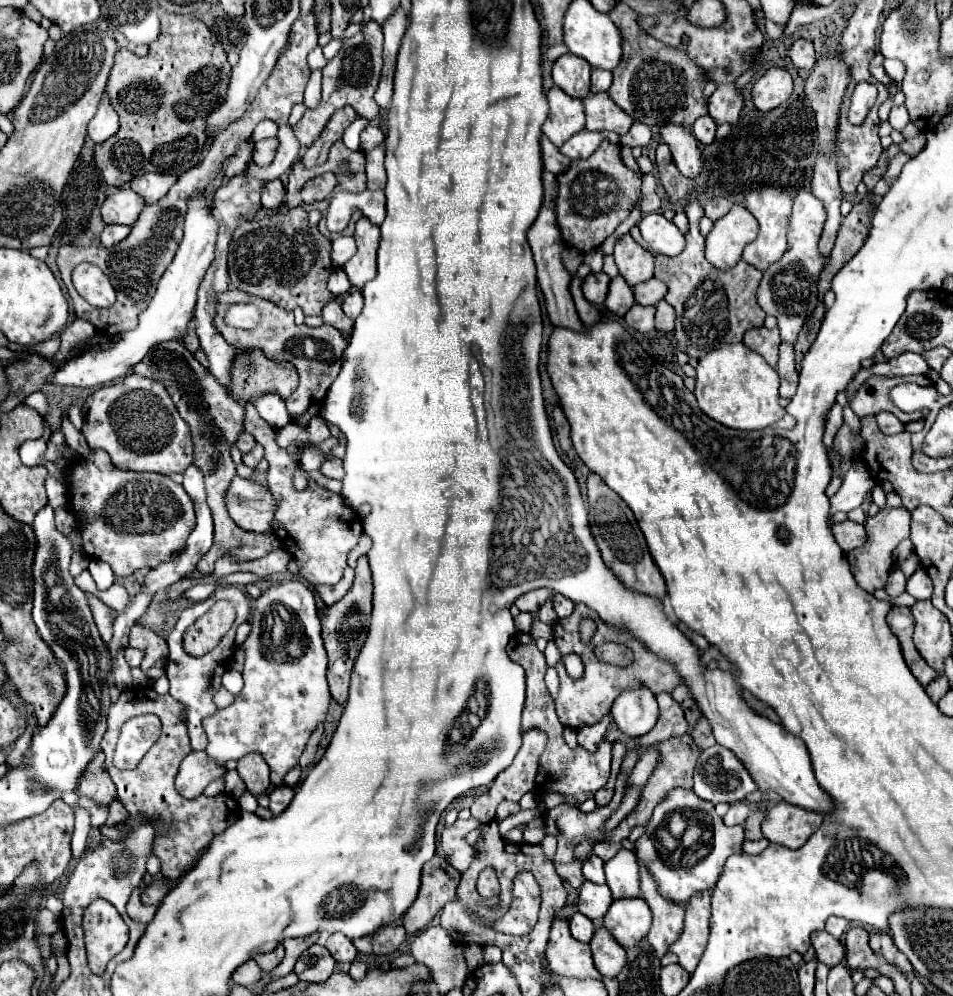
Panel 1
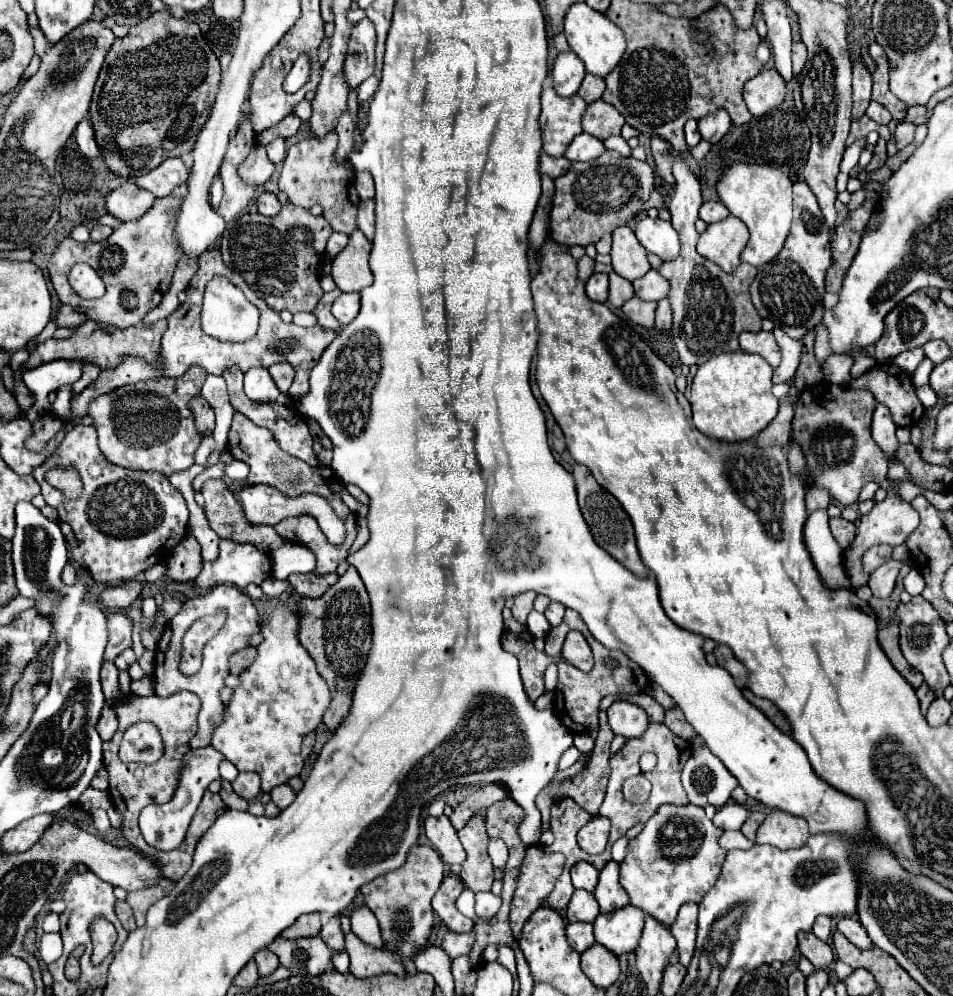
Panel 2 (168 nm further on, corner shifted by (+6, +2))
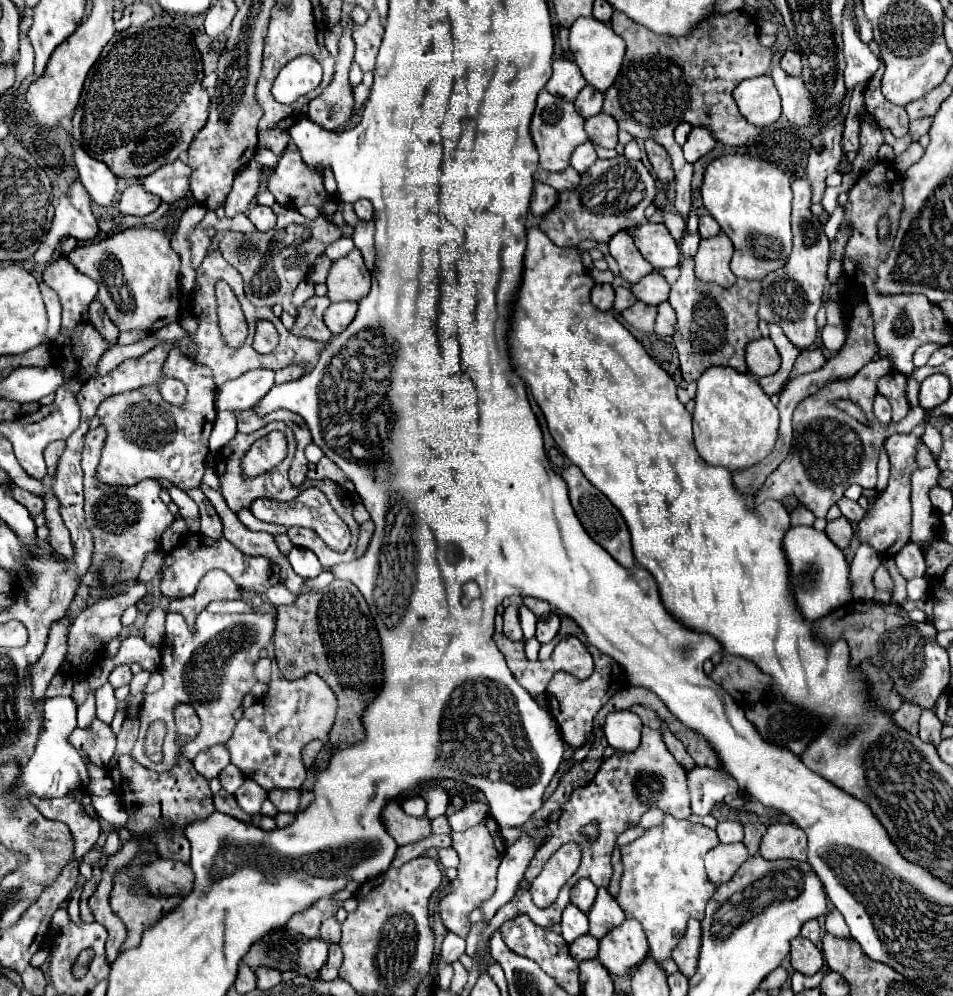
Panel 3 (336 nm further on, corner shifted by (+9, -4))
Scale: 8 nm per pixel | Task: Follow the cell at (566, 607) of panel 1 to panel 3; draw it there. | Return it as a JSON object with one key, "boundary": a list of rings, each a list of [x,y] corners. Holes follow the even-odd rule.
{"boundary":[[[548,614],[546,618],[540,618],[538,620],[538,628],[536,628],[536,638],[546,644],[550,642],[556,634],[558,634],[558,628],[560,628],[560,616],[558,614]]]}

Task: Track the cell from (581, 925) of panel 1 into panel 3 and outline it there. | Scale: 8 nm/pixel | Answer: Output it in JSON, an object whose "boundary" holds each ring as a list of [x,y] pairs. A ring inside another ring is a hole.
{"boundary":[[[584,934],[570,944],[570,956],[578,962],[596,958],[596,954],[598,954],[598,940],[590,934]]]}

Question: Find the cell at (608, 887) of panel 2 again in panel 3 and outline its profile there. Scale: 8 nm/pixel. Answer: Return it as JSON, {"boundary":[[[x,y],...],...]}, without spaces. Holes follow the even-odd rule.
{"boundary":[[[598,888],[596,902],[592,904],[592,908],[588,912],[590,934],[596,938],[602,938],[606,932],[610,932],[618,924],[622,924],[624,918],[626,916],[624,916],[622,908],[618,906],[616,898],[608,892],[608,888]]]}

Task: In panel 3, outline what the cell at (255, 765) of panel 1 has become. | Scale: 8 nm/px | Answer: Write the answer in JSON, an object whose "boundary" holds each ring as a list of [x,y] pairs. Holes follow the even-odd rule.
{"boundary":[[[250,778],[244,780],[244,784],[234,794],[238,806],[246,814],[260,814],[260,806],[266,800],[266,796],[268,796],[268,792],[262,786],[258,786],[254,780],[250,780]]]}

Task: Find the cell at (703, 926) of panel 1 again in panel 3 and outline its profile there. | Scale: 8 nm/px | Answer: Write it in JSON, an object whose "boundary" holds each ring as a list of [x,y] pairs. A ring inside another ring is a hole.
{"boundary":[[[690,920],[684,936],[672,950],[672,960],[678,964],[684,976],[692,976],[698,964],[698,948],[700,948],[700,920]]]}

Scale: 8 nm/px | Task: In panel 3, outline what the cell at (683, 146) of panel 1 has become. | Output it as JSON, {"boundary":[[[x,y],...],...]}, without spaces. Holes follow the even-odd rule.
{"boundary":[[[684,256],[680,278],[670,288],[670,306],[678,314],[674,346],[680,356],[684,380],[696,380],[710,366],[730,366],[734,356],[742,356],[748,342],[760,338],[758,330],[758,296],[760,282],[738,278],[734,286],[722,288],[712,282],[702,282],[694,276],[692,256]]]}

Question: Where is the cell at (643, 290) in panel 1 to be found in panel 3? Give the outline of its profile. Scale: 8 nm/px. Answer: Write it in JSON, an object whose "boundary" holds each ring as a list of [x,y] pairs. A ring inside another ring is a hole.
{"boundary":[[[652,272],[652,274],[644,276],[640,282],[632,284],[632,286],[630,286],[630,292],[632,292],[640,302],[650,304],[650,306],[658,306],[658,304],[662,304],[662,302],[668,300],[670,286],[668,286],[668,282],[666,282],[660,274]]]}

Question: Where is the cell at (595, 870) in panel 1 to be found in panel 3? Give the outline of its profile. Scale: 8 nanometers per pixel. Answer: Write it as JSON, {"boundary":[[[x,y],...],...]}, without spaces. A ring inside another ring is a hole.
{"boundary":[[[580,878],[576,884],[574,884],[574,888],[572,888],[572,902],[582,910],[582,912],[588,912],[590,910],[590,906],[594,904],[594,898],[596,898],[596,886],[590,882],[590,880],[586,880],[586,878]]]}

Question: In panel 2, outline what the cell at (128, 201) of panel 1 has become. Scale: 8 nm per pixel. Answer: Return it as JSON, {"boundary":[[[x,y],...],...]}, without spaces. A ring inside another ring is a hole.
{"boundary":[[[125,182],[107,196],[107,210],[121,222],[141,218],[155,202],[155,196],[133,182]]]}

